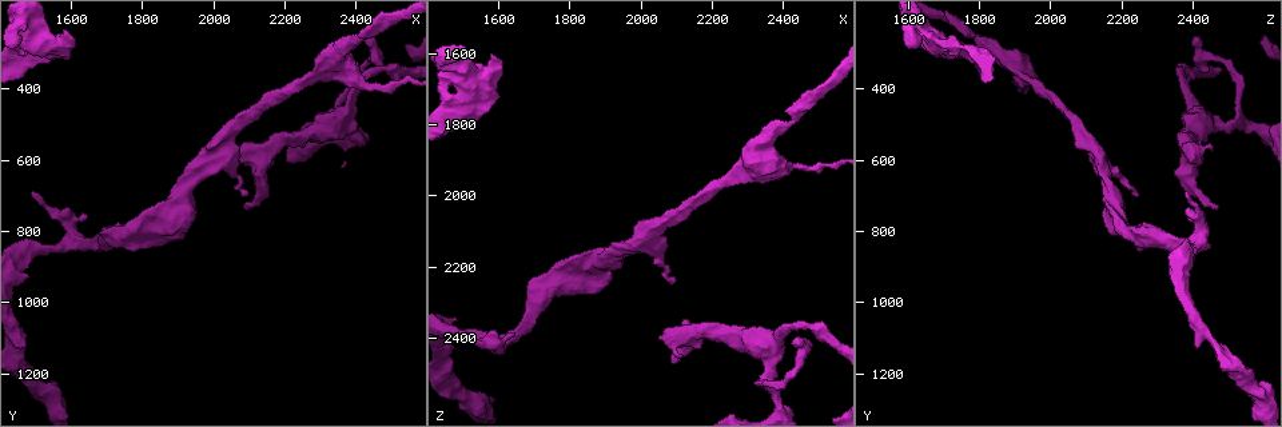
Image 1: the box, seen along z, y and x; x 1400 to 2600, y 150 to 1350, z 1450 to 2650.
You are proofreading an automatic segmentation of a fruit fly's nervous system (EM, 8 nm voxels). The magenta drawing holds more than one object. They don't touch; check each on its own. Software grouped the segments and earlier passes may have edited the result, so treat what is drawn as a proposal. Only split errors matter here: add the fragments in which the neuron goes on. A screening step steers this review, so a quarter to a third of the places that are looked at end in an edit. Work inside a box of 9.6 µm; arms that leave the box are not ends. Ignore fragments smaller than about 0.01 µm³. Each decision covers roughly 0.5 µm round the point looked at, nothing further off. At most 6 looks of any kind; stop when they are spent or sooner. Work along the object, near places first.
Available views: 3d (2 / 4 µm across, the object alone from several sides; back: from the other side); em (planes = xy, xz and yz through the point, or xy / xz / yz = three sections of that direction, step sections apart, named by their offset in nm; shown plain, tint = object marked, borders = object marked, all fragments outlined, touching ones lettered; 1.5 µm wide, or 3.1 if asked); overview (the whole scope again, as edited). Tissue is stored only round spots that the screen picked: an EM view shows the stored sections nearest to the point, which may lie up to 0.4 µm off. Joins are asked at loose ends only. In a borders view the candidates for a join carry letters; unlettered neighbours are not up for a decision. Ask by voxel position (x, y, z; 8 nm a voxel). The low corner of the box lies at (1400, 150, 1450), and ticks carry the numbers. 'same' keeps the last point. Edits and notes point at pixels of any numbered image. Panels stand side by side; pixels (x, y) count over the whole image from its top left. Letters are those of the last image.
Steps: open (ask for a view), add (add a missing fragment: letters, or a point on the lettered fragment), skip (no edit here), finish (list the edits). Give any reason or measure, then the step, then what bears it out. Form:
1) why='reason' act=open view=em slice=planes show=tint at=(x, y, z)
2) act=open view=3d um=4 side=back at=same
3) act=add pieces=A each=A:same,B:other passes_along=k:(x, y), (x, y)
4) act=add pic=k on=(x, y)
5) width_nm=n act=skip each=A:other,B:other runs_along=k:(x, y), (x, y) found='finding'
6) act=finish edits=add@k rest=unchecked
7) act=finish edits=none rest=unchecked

why='free end' act=open view=em slice=planes show=tint at=(1570, 240, 1610)

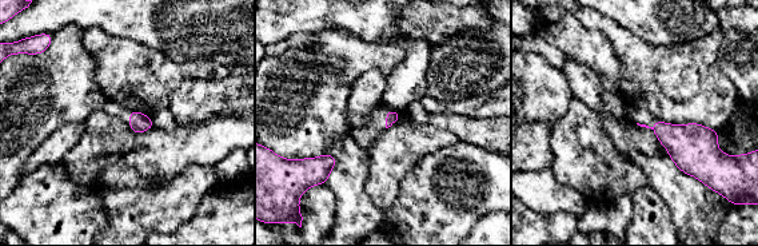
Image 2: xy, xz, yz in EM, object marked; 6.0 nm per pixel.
act=open view=em slice=planes show=borders at=same

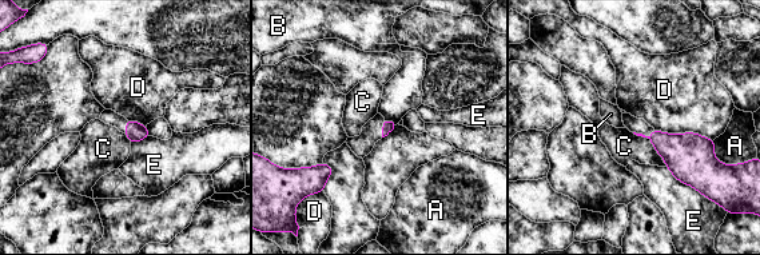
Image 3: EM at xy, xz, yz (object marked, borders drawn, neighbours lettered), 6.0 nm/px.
act=skip each=A:other,B:other,C:other,D:other,E:other found='no lettered fragment goes on from it'

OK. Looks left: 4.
why='an open end' act=open view=3d um=4 at=(1490, 690, 2380)

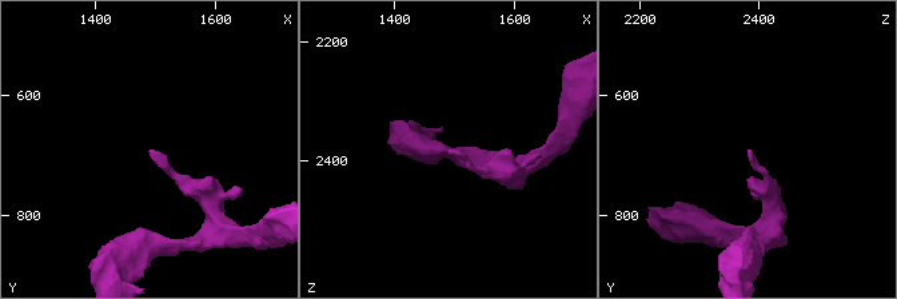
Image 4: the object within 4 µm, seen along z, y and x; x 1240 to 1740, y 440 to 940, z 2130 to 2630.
why='shape alone is not enough' act=open view=em slice=planes show=borders at=(1495, 690, 2385)

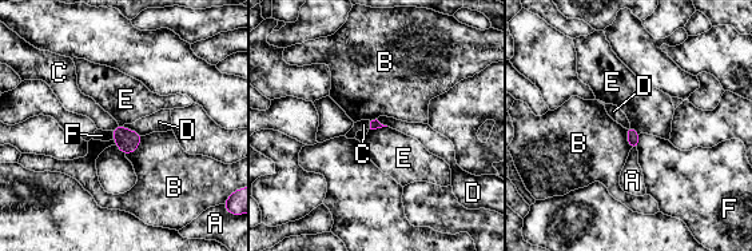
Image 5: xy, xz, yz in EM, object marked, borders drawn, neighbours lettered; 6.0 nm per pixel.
act=skip each=A:other,B:other,C:other,D:other,E:other,F:other border=5:(631, 124), (639, 134) found='no lettered fragment goes on from it'

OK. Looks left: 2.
act=finish edits=none rest=unchecked

